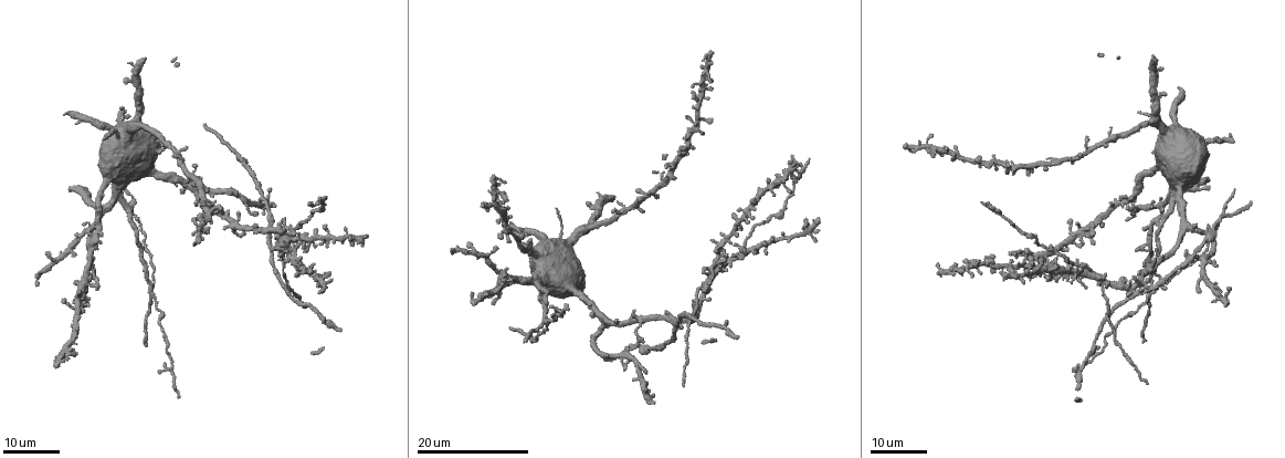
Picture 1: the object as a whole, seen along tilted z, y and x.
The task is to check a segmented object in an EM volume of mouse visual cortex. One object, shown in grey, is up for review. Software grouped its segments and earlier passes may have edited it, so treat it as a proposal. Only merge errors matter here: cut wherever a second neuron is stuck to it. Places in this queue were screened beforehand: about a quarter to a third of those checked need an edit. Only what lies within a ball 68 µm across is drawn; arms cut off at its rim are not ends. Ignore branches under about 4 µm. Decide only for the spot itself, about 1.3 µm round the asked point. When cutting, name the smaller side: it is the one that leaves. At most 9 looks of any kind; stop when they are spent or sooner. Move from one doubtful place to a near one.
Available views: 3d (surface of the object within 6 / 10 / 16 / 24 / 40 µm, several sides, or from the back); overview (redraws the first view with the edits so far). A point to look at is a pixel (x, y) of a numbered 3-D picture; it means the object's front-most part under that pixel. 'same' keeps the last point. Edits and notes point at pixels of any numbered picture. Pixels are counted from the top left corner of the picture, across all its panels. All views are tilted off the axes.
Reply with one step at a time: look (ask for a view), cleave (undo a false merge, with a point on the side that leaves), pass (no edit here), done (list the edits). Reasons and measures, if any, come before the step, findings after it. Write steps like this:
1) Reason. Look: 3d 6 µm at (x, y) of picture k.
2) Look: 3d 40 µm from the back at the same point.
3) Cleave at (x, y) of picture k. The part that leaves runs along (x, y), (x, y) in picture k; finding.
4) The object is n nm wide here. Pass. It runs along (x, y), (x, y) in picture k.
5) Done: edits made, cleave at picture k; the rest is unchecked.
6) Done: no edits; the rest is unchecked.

Three-way junction. Look: 3d 16 µm at (674, 334) of picture 1.

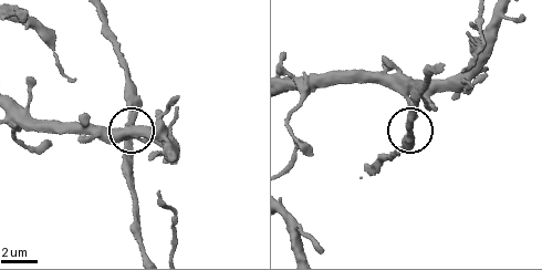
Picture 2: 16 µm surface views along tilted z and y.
Look: 3d 10 µm at (410, 127) of picture 2.

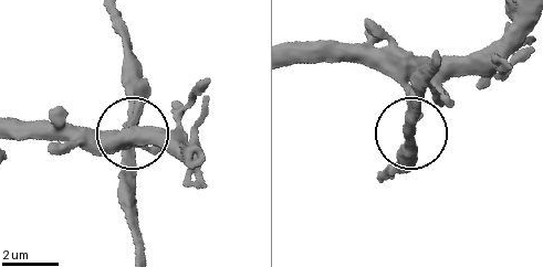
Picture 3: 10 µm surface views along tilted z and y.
The object is 270 nm wide here. Cleave at (127, 91) of picture 3. The part that leaves runs along (407, 134), (415, 71), (431, 61) in picture 3; a second neuron is stuck on.

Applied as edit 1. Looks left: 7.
Look: 3d 16 µm at (702, 287) of picture 1.

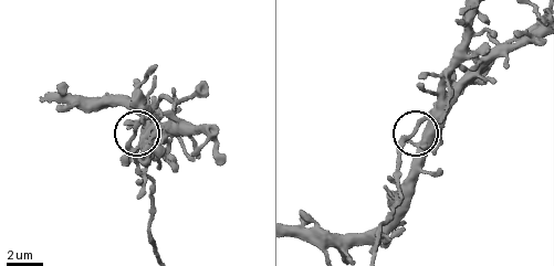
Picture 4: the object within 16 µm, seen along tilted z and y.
Zoom in. Look: 3d 6 µm at (134, 135) of picture 4.

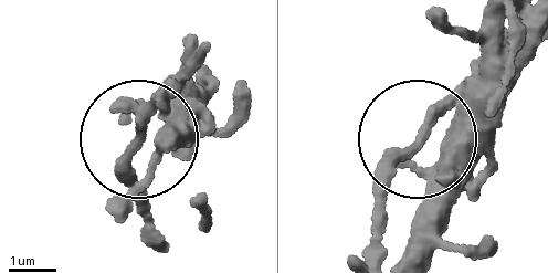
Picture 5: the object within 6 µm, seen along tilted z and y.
The object is 220 nm wide here. Pass. One neuron here.

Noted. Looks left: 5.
Three arms meet. Look: 3d 16 µm at (1151, 292) of picture 1.

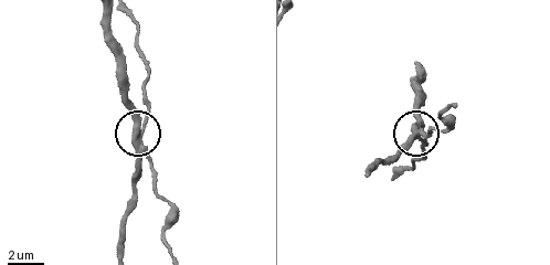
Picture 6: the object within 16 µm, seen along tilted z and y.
Look: 3d 6 µm at (143, 131) of picture 6.

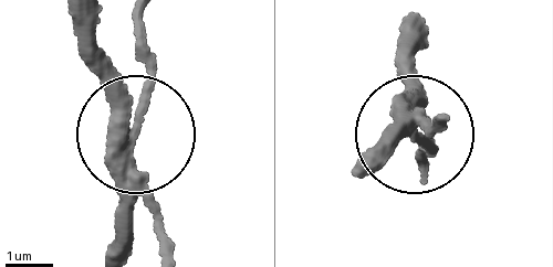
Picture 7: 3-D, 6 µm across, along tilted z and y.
Pass. It runs along (400, 38), (410, 127), (444, 125) in picture 7; all the same neuron.

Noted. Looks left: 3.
Looks like a crossing. Look: 3d 24 µm at (1073, 265) of picture 1.

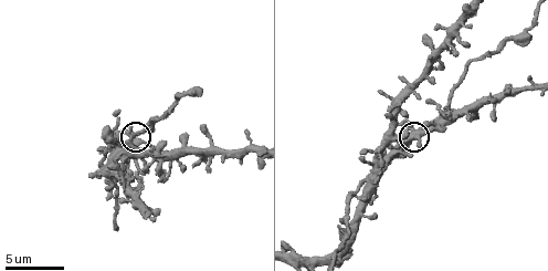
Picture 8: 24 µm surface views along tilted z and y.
Look: 3d 10 µm at the same point.

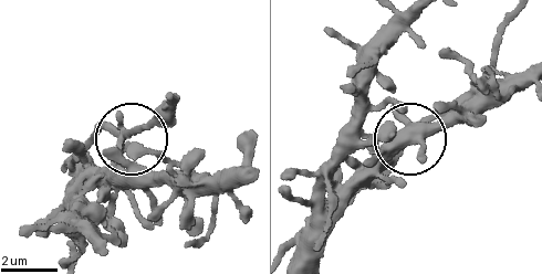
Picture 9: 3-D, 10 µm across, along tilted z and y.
The side arm is 21 µm long. Pass. Continuous, no second neuron.

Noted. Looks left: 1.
Done: edits made, cleave at picture 3; the rest is unchecked.

